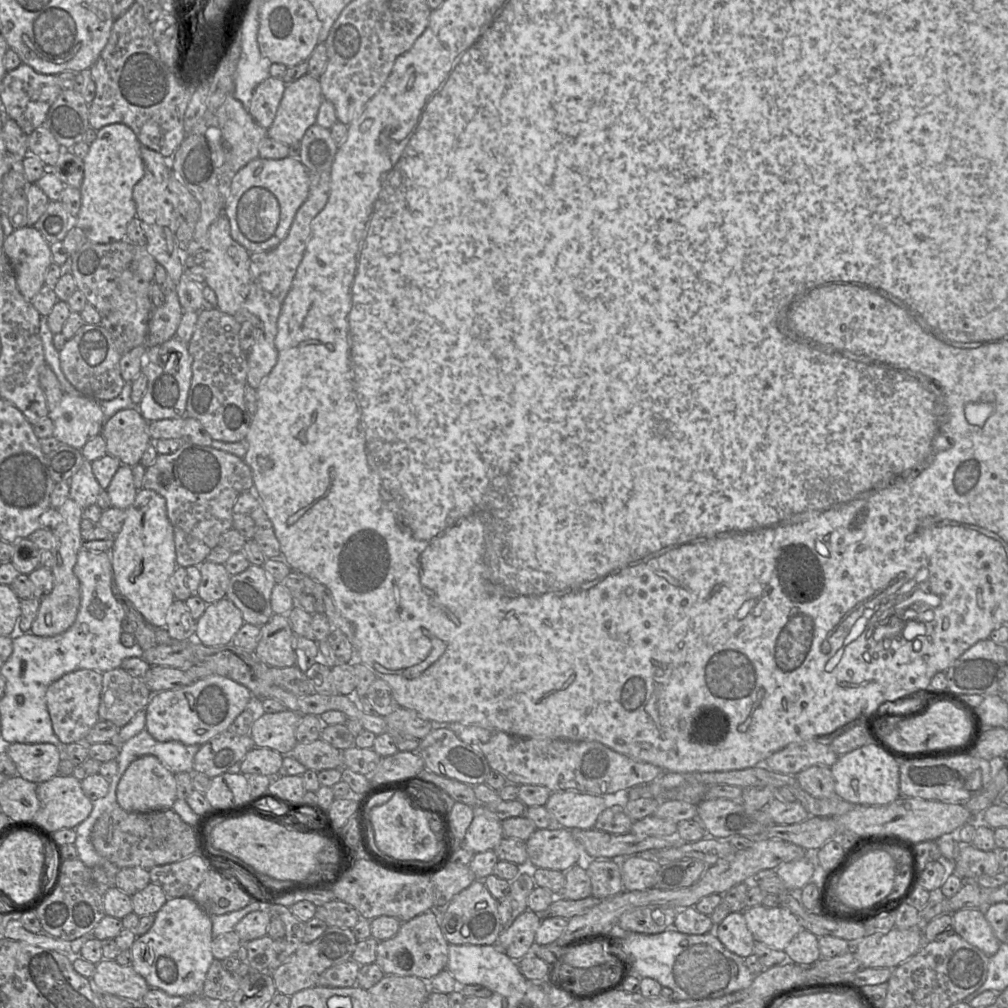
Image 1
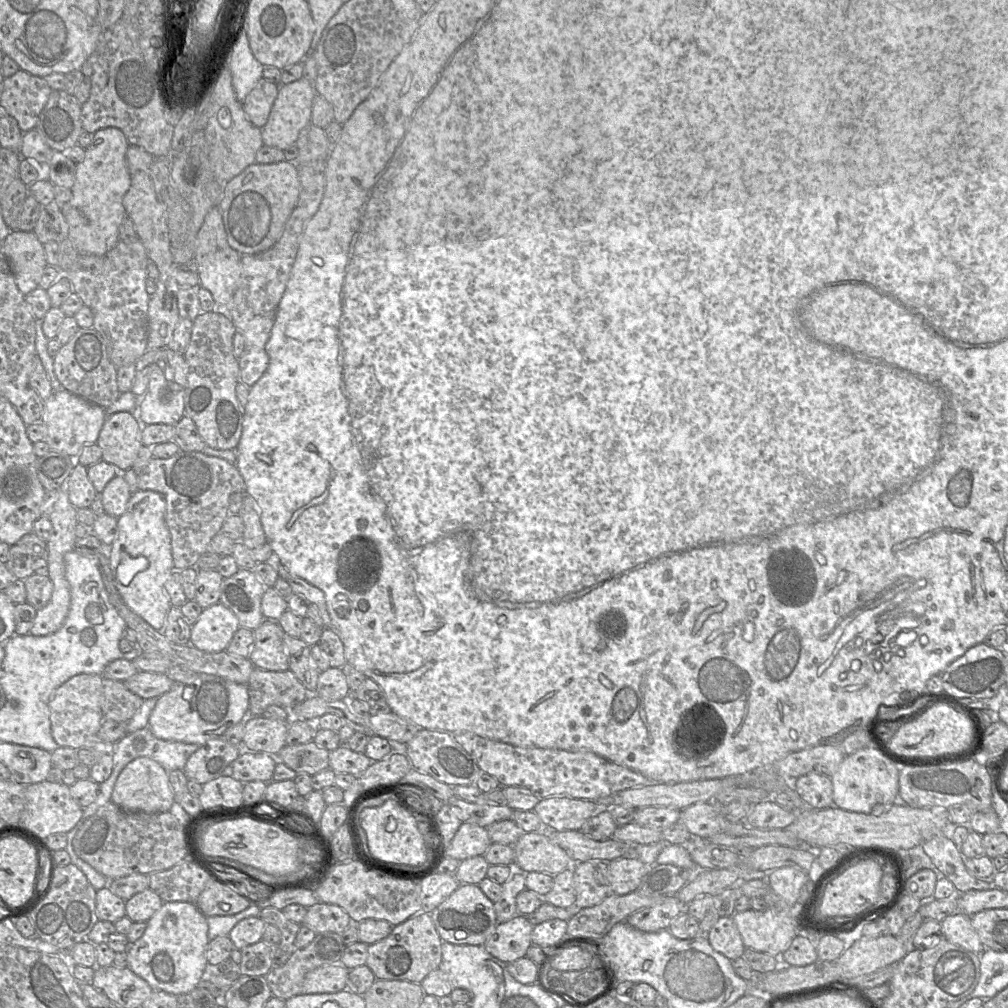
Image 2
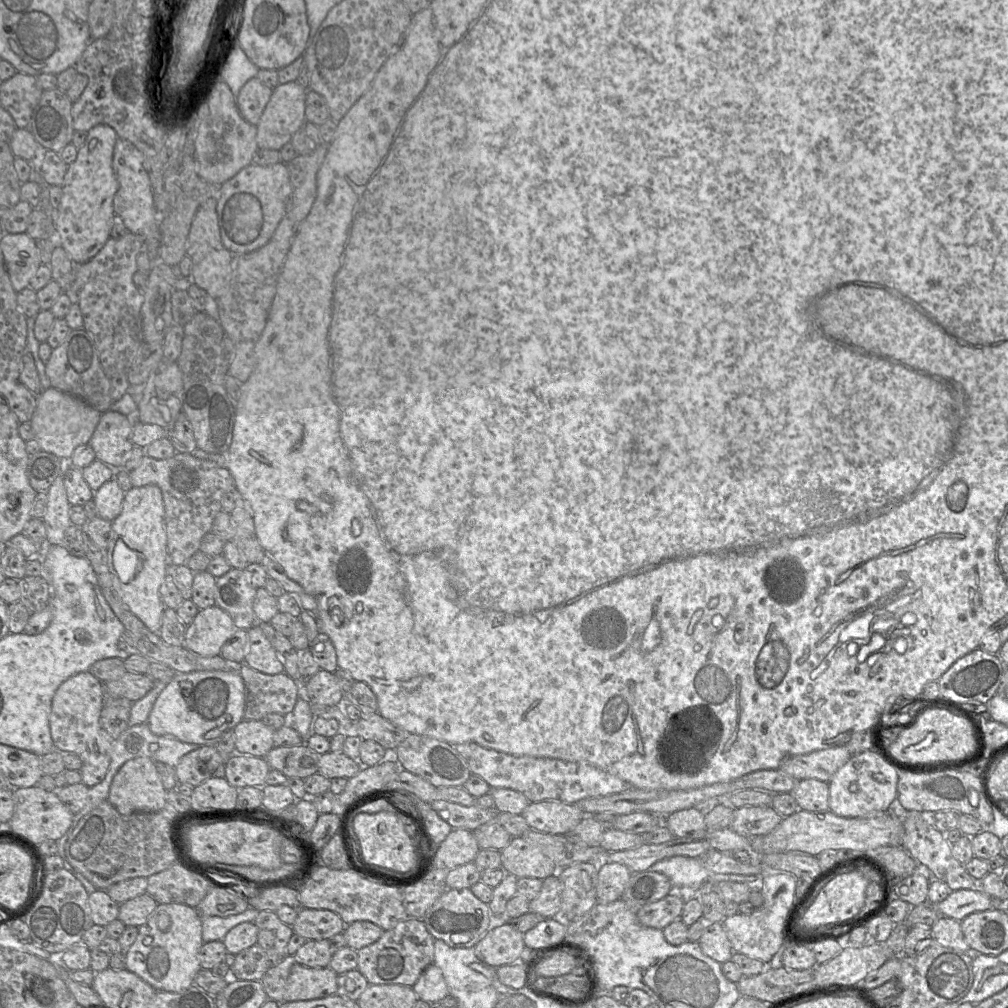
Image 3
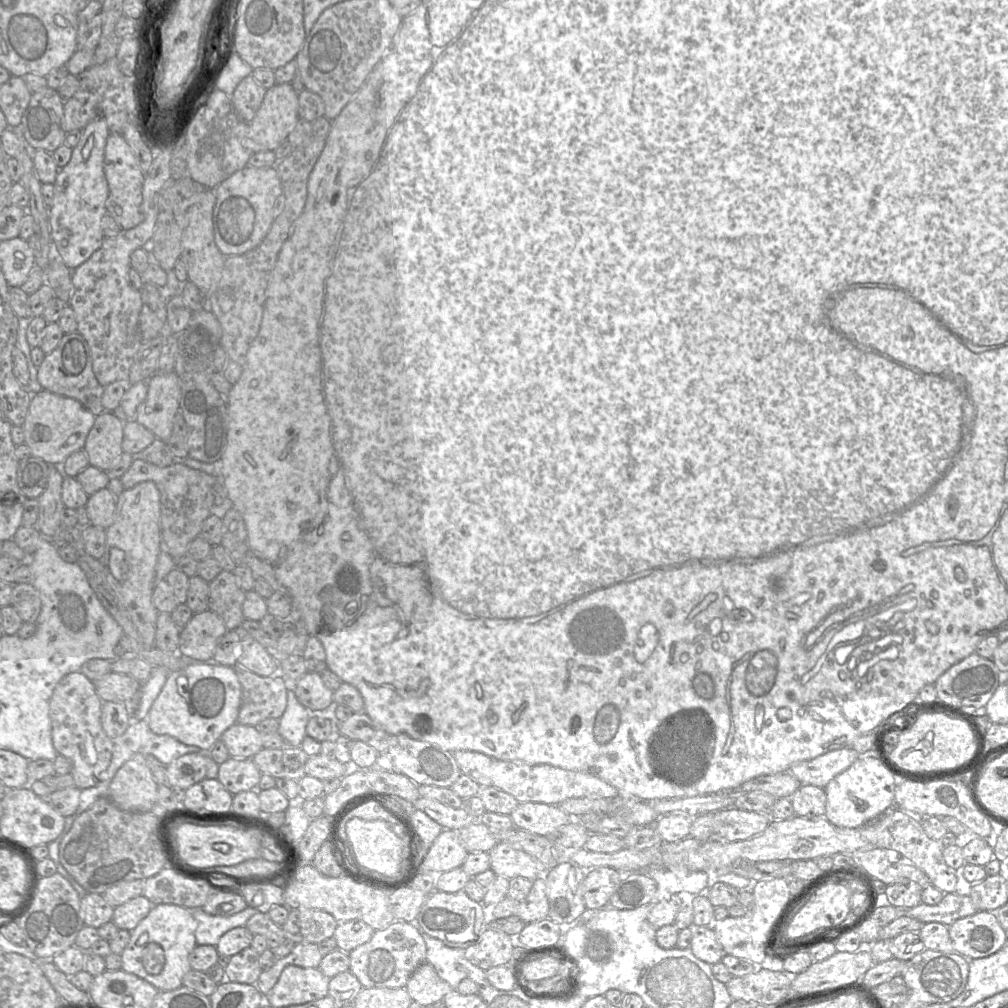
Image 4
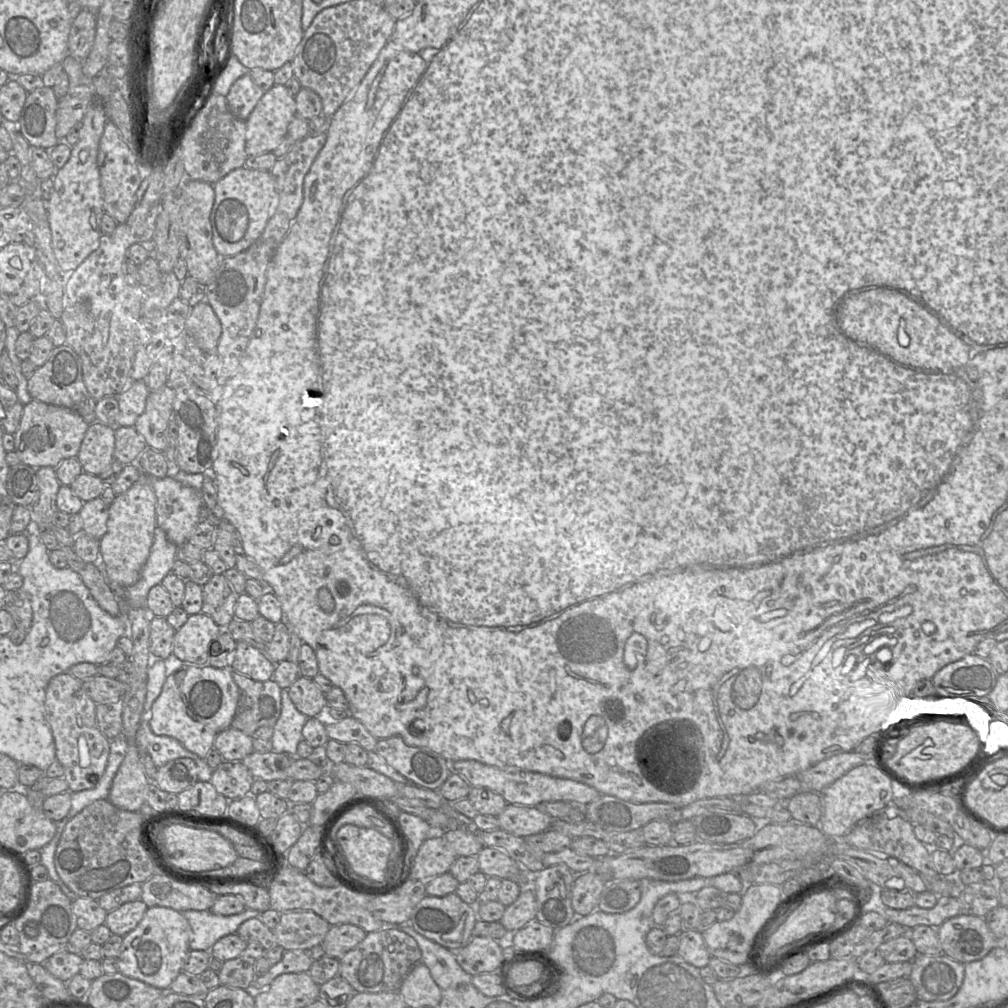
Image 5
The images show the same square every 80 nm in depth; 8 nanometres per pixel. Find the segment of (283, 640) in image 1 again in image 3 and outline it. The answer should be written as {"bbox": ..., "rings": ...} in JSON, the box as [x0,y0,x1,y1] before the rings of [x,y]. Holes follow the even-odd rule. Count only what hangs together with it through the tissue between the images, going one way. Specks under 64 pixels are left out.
{"bbox":[243,625,284,674],"rings":[[[259,625],[247,630],[249,642],[243,663],[264,674],[284,672],[284,665]]]}

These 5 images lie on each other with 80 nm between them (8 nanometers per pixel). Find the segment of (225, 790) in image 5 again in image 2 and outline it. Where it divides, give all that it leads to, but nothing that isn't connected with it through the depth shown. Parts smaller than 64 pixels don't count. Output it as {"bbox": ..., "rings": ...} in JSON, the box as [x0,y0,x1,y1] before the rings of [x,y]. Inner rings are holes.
{"bbox":[231,750,277,783],"rings":[[[243,750],[231,764],[232,777],[242,783],[250,781],[269,783],[272,781],[277,762],[277,758],[273,755]]]}

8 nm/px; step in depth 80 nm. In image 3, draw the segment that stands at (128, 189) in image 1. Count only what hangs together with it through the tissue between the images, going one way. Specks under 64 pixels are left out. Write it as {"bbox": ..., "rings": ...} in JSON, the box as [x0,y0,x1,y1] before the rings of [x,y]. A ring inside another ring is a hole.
{"bbox":[52,124,119,264],"rings":[[[98,124],[87,132],[76,160],[68,166],[61,186],[60,204],[52,210],[52,220],[60,245],[78,264],[88,262],[96,256],[110,238],[115,216],[113,199],[119,187],[112,165],[114,146],[118,138],[116,131],[107,124]]]}

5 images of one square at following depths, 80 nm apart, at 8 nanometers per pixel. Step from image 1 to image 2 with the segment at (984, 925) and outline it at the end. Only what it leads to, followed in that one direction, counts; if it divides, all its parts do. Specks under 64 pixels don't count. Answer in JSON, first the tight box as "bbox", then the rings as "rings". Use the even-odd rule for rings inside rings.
{"bbox":[941,913,986,953],"rings":[[[956,913],[941,921],[942,938],[974,953],[982,953],[986,948],[973,928],[971,916]]]}

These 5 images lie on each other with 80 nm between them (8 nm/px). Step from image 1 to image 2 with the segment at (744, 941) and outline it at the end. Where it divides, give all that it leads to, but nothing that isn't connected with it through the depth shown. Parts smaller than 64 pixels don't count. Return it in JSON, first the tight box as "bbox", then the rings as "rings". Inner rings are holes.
{"bbox":[706,917,746,960],"rings":[[[721,917],[706,935],[712,948],[729,960],[741,958],[746,951],[732,917]]]}

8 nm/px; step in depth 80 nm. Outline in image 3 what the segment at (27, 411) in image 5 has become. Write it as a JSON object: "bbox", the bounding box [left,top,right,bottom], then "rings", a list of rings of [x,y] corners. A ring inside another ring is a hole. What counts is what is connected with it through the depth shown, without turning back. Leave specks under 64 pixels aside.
{"bbox":[29,387,101,460],"rings":[[[51,387],[37,395],[36,407],[29,423],[42,451],[69,460],[76,447],[89,443],[101,414],[82,399]]]}

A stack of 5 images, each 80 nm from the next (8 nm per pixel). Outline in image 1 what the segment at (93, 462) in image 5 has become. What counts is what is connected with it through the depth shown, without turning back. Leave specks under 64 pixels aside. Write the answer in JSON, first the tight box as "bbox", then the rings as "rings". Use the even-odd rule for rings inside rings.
{"bbox":[100,406,153,467],"rings":[[[136,406],[118,411],[105,420],[100,434],[106,442],[107,455],[118,458],[122,465],[133,467],[153,442],[149,423]]]}

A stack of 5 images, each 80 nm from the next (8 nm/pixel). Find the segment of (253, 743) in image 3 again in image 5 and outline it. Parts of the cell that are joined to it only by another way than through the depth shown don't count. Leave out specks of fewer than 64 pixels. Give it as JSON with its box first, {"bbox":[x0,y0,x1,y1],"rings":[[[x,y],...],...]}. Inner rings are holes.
{"bbox":[213,727,254,761],"rings":[[[229,727],[216,736],[213,747],[221,754],[224,761],[242,761],[254,752],[253,741],[252,736]]]}

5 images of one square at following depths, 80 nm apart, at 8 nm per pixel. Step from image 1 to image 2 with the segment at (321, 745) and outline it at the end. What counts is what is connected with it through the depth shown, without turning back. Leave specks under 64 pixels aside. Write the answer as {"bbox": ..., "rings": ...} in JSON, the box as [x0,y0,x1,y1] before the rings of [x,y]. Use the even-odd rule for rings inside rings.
{"bbox":[275,740,329,776],"rings":[[[312,740],[305,744],[286,745],[275,757],[296,773],[313,776],[329,768],[329,754]]]}

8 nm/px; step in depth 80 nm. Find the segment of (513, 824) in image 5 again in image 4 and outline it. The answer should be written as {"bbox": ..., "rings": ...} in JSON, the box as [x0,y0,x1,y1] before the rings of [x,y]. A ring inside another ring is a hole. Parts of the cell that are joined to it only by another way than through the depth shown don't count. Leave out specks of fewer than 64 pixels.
{"bbox":[510,802,572,835],"rings":[[[537,802],[519,803],[510,817],[516,828],[538,835],[550,835],[572,819],[557,805]]]}

